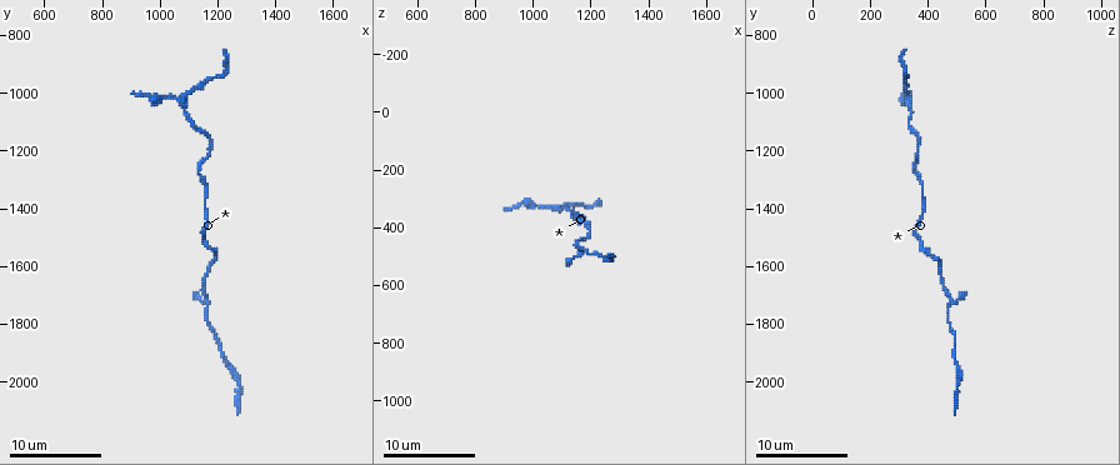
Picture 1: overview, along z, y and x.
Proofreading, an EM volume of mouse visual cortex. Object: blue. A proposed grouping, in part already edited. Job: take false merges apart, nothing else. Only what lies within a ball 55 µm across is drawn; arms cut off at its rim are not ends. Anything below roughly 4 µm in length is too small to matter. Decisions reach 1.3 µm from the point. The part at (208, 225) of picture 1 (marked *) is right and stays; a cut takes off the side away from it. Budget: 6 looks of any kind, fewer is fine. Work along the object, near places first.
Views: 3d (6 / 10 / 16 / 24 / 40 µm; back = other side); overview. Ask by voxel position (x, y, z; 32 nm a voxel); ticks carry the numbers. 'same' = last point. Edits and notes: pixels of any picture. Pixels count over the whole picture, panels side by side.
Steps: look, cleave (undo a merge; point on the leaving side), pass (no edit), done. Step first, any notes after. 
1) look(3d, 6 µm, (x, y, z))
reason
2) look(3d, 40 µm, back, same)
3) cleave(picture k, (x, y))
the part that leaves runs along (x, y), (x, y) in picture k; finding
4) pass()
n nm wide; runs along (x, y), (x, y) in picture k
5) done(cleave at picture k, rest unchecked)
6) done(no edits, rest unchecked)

look(3d, 16 µm, (1150, 1490, 360))

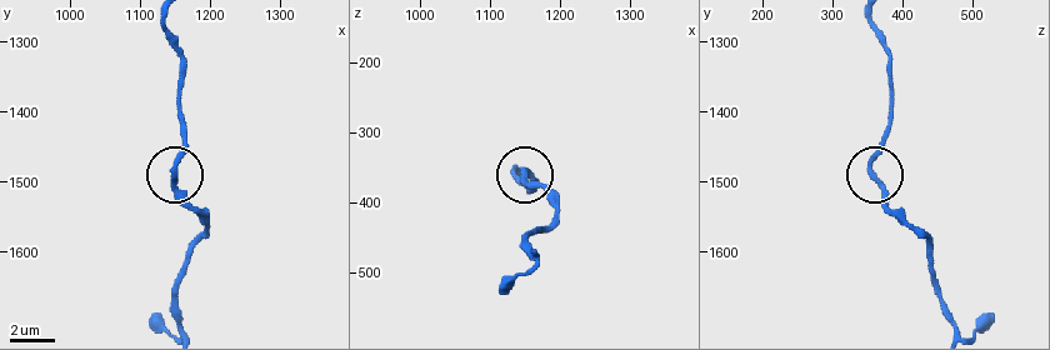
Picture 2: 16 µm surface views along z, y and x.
look(3d, 6 µm, (1150, 1500, 365))

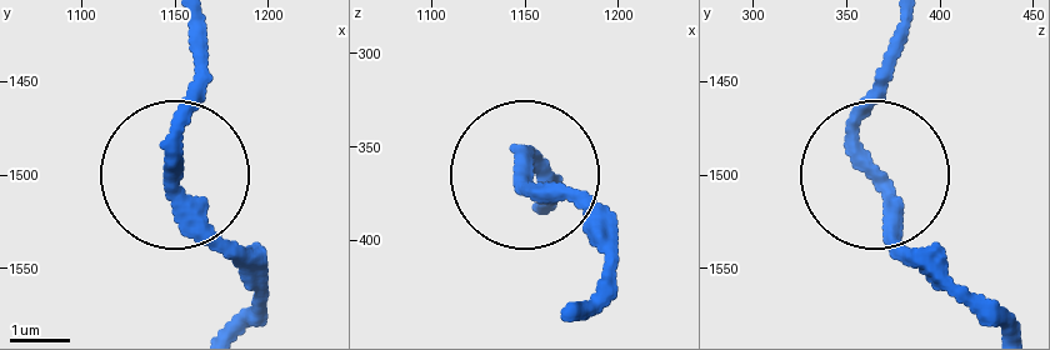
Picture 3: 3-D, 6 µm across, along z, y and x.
pass()
280 nm wide; continuous, no second neuron

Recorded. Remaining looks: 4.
look(3d, 10 µm, (1160, 1330, 390))
sudden change in width

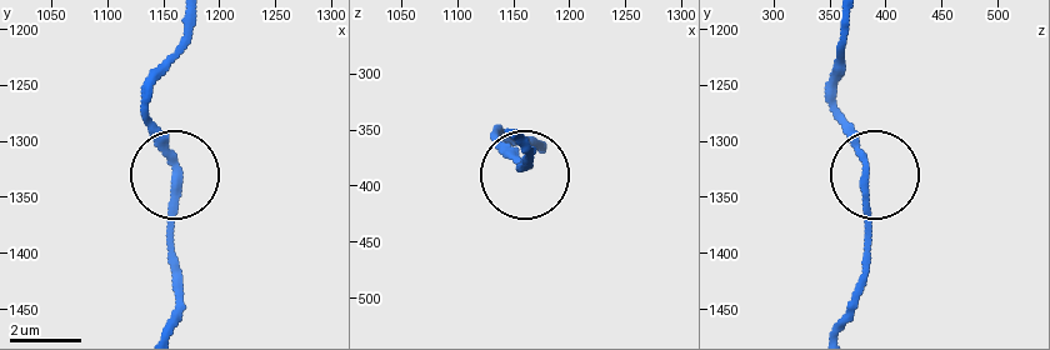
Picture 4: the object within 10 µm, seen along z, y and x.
pass()
runs along (854, 315), (864, 156), (836, 106) in picture 4; all the same neuron

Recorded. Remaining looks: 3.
look(3d, 16 µm, (1090, 1060, 330))
sudden change in width

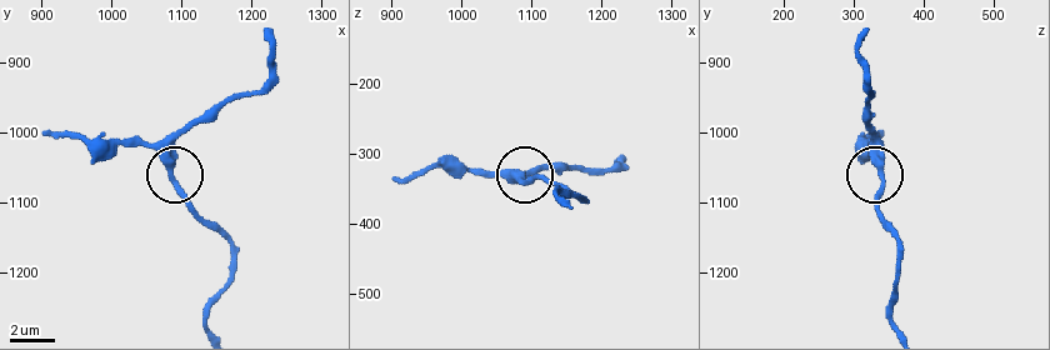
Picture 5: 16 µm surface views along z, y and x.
pass()
runs along (206, 324), (231, 251), (173, 173), (170, 145), (185, 125) in picture 5; one neuron here

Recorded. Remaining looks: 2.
done(no edits, rest unchecked)

